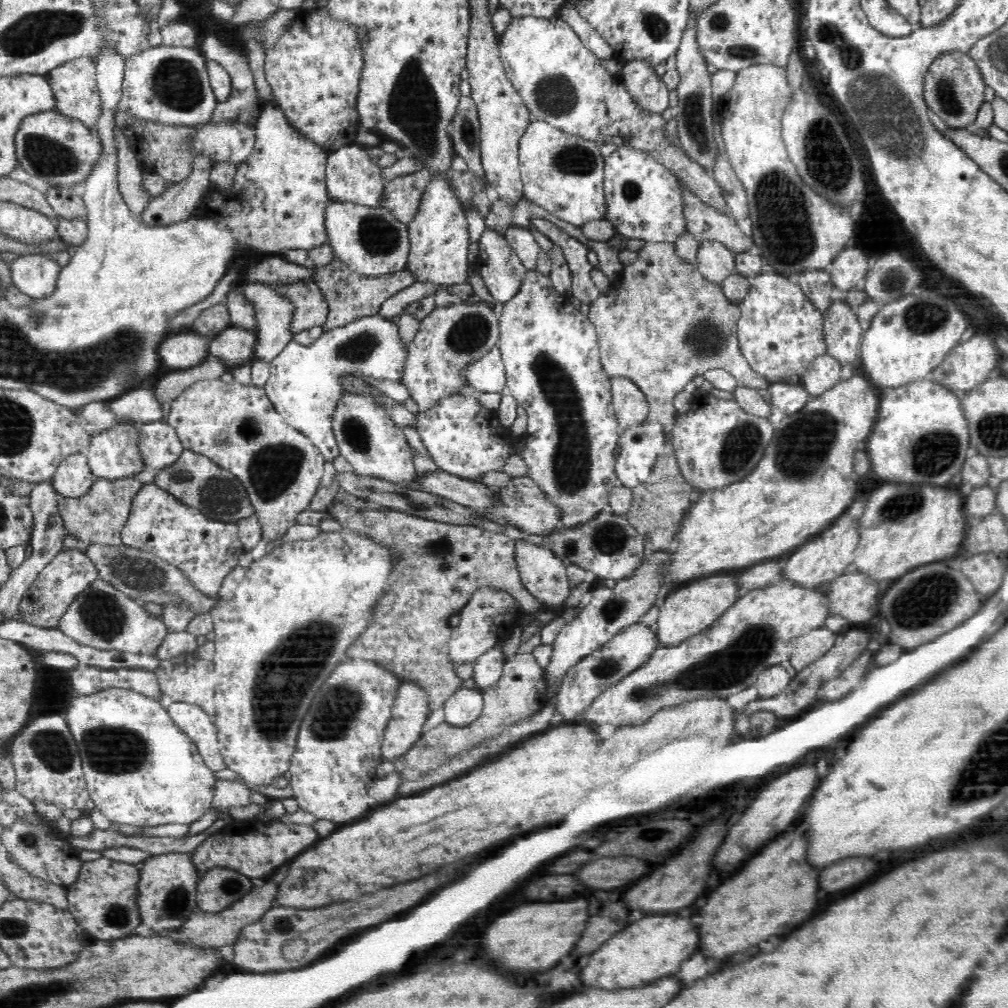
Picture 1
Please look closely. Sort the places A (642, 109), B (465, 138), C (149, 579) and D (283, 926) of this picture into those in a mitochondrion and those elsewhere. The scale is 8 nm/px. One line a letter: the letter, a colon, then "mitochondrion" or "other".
A: other
B: mitochondrion
C: mitochondrion
D: mitochondrion

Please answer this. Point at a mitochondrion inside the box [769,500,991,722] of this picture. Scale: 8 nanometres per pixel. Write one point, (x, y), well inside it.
(930, 594)

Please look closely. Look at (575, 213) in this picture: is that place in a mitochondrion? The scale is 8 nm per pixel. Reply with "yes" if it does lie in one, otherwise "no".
no

